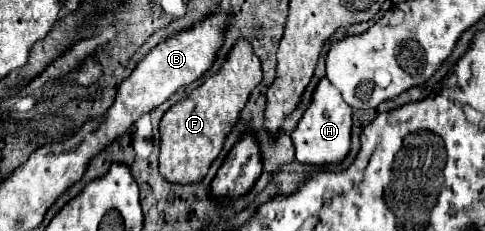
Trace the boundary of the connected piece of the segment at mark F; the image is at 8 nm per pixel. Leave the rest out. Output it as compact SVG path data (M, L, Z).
M238 42L222 68L198 86L188 98L174 104L160 122L160 174L168 182L202 182L210 164L218 158L224 140L238 122L250 92L262 82L262 68L248 42Z

